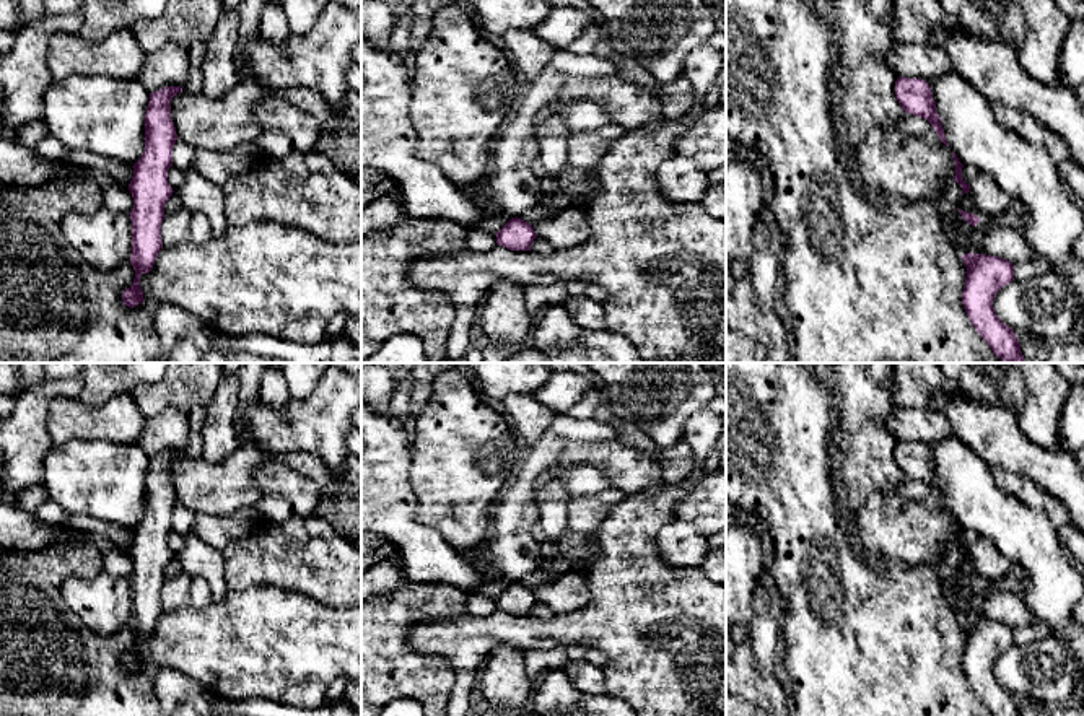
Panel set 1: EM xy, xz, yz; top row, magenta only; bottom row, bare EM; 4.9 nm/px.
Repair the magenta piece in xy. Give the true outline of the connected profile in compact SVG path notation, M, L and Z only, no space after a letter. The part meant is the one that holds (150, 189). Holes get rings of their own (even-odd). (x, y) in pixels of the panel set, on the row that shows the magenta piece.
M164 86L150 93L145 114L145 150L132 166L133 176L129 190L133 208L129 215L132 220L130 264L135 278L133 285L122 295L122 301L129 308L145 301L140 277L151 272L163 249L161 223L164 220L164 205L174 192L168 182L168 169L173 166L173 148L177 140L171 119L171 99L181 91L181 86Z

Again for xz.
M511 218L496 234L496 244L509 251L531 251L537 238L531 223L521 218Z

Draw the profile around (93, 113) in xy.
M73 75L49 86L42 119L65 148L133 166L145 150L148 101L138 78Z

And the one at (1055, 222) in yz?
M955 72L926 80L926 83L936 101L949 148L964 166L991 174L1001 189L1021 203L1027 213L1022 234L1029 246L1050 264L1055 275L1073 288L1079 309L1077 330L1073 338L1084 343L1084 260L1074 254L1074 246L1084 234L1084 210L1066 194L1056 163L1042 146L1030 145L1004 129L996 120L991 103Z

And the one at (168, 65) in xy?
M164 44L156 52L146 54L138 80L148 93L164 86L184 86L189 73L187 47Z

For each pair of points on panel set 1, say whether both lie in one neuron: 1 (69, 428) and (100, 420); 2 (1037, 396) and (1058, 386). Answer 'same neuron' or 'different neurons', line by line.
1: same neuron
2: same neuron

